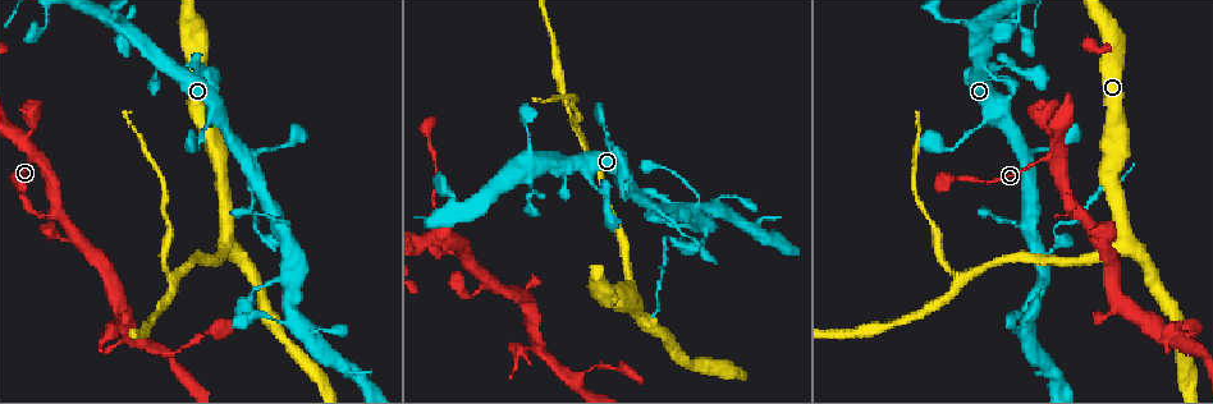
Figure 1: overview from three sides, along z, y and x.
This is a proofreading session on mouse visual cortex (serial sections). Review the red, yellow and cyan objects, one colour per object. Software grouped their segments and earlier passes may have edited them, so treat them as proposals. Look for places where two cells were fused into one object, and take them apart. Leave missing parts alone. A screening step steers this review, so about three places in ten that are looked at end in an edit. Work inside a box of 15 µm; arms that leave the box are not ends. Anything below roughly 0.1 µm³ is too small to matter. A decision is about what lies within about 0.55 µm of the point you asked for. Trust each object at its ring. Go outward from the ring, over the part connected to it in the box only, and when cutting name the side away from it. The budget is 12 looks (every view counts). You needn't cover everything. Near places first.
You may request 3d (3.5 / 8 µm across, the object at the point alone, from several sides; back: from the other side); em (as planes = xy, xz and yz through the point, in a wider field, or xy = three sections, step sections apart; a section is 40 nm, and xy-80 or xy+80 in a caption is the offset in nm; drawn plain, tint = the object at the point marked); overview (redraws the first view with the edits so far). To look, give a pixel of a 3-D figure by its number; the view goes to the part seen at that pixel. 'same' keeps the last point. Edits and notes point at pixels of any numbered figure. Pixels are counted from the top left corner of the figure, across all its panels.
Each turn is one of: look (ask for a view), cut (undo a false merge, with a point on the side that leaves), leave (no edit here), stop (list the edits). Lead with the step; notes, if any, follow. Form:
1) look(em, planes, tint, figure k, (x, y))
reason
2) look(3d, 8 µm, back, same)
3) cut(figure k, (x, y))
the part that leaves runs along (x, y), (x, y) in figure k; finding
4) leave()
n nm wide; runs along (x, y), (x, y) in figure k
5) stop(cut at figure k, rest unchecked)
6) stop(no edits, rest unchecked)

look(3d, 3.5 µm, figure 1, (241, 154))
three arms meet

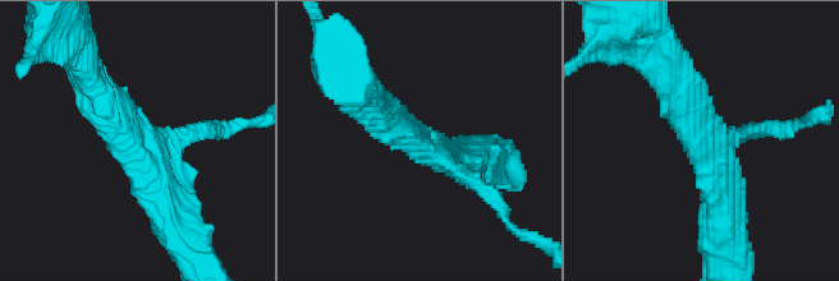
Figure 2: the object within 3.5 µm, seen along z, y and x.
look(em, xy, step 1, tint, figure 2, (702, 133))
shape alone is not enough

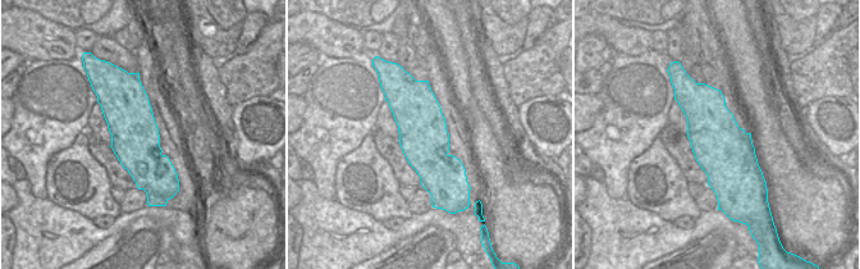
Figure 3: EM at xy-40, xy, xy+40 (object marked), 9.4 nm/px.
look(em, planes, tint, same)
another direction

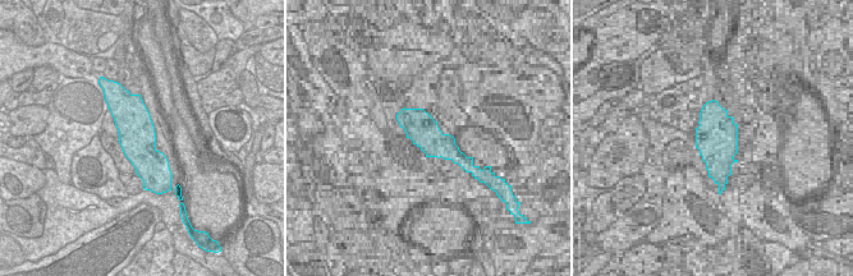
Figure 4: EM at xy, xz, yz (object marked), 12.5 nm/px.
leave()
3 arms; runs along (83, 68), (166, 208) in figure 2; continuous, no second cell

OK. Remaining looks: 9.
look(3d, 3.5 µm, figure 1, (222, 240))
three-way junction

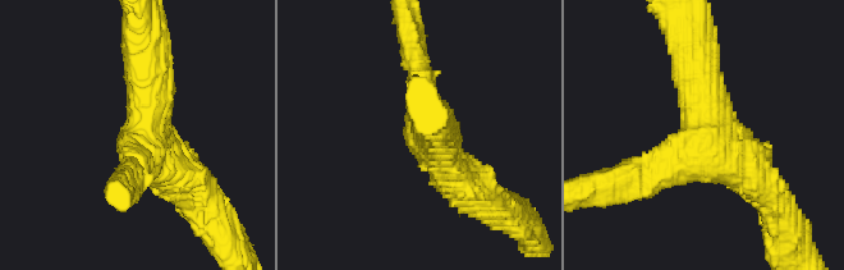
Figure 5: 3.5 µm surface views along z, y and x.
look(em, xy, step 1, tint, figure 5, (142, 136))
3 arms; arms of 350, 500, 500 nm; shape alone is not enough

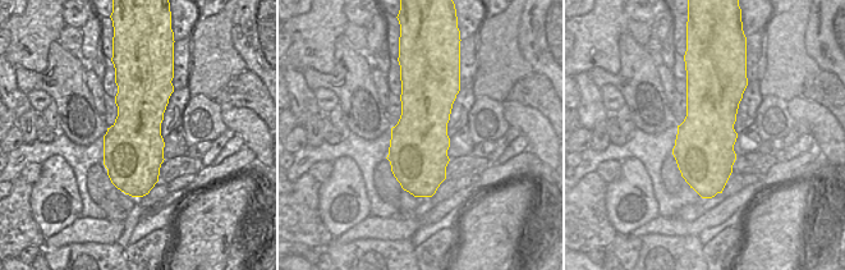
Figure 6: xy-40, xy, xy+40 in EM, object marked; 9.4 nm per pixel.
look(em, planes, tint, same)
another direction

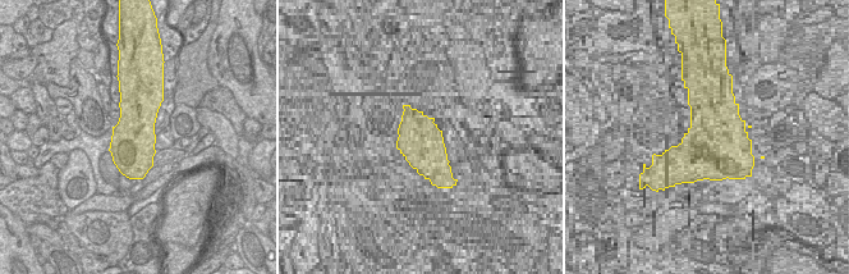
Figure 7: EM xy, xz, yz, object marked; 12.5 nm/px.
leave()
550 nm wide; runs along (692, 54), (705, 136), (765, 187) in figure 5; all the same cell

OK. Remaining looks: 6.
look(3d, 8 µm, back, figure 1, (584, 146))
three arms meet

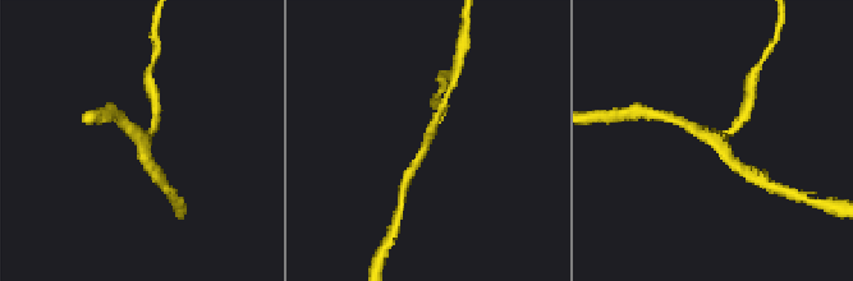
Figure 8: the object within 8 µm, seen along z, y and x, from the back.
look(em, xy, step 1, tint, figure 8, (713, 136))
3 arms; arms of 150, 250, 250 nm; shape alone is not enough

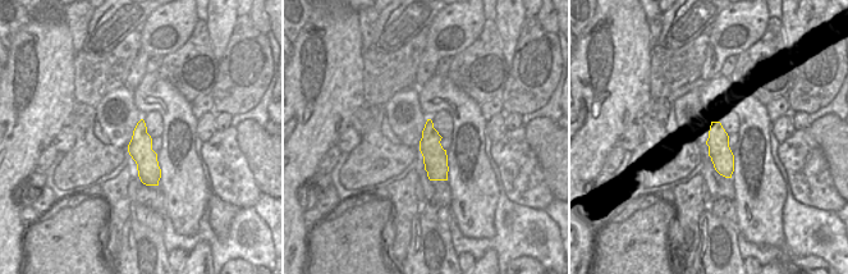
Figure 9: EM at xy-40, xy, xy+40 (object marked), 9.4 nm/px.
leave()
runs along (683, 123), (711, 138), (735, 165) in figure 8; one cell here

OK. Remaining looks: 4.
look(3d, 3.5 µm, figure 1, (534, 350))
thin arm on a thick one

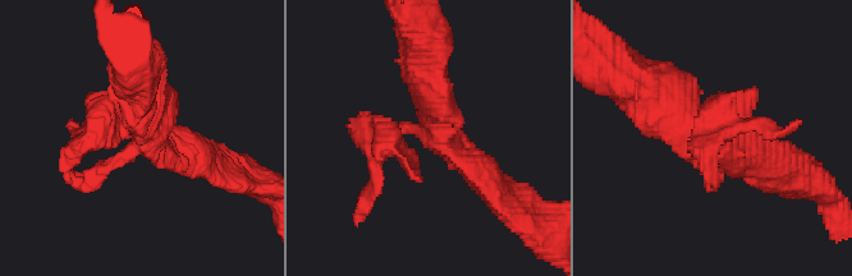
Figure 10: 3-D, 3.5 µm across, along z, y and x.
look(em, xy, step 2, tint, figure 10, (440, 130))
3 arms; arms of 150, 400, 450 nm; now the EM

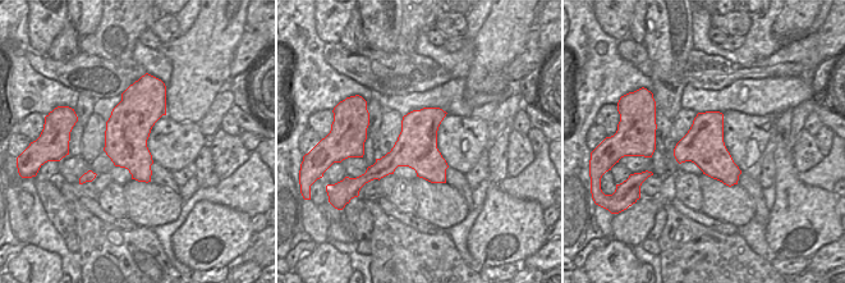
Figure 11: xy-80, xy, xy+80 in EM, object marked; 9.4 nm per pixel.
cut(figure 10, (371, 141))
a second cell is stuck on

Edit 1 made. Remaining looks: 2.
stop(cut at figure 10, rest unchecked)

